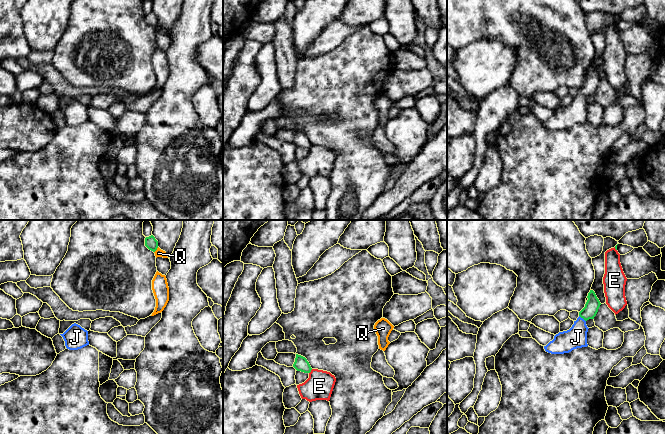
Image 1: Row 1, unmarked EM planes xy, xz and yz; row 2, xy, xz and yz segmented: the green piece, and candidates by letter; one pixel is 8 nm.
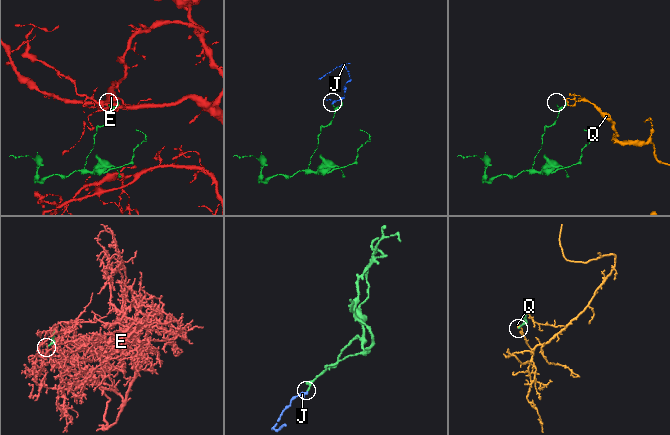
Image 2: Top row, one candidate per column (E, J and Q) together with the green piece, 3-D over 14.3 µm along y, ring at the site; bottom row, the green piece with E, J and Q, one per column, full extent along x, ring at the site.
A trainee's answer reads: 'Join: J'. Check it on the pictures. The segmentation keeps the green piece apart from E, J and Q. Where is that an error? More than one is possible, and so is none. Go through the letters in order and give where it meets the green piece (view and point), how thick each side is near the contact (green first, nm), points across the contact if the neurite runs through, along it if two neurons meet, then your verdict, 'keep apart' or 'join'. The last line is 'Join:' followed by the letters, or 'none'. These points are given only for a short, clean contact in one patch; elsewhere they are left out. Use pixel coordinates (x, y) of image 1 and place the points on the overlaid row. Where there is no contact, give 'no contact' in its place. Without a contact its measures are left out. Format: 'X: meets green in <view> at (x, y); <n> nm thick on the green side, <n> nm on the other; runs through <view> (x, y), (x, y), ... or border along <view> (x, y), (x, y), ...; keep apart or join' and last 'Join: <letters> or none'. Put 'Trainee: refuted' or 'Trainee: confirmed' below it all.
E: meets green in xz at (310, 371); 110 nm thick on the green side, 220 nm on the other; keep apart
J: meets green in yz at (582, 317); 120 nm thick on the green side, 180 nm on the other; runs through yz (592, 305), (582, 317), (576, 337); join
Q: meets green in xy at (156, 249); 100 nm thick on the green side, 60 nm on the other; border along xy (158, 247), (154, 252); keep apart
Join: J
Trainee: confirmed

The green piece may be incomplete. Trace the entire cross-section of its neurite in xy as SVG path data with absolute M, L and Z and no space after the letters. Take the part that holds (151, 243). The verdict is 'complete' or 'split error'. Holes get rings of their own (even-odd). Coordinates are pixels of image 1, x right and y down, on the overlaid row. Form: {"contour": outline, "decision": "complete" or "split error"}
{"contour": "M153 235L145 238L145 246L155 252L158 248L158 241L155 239Z", "decision": "complete"}

